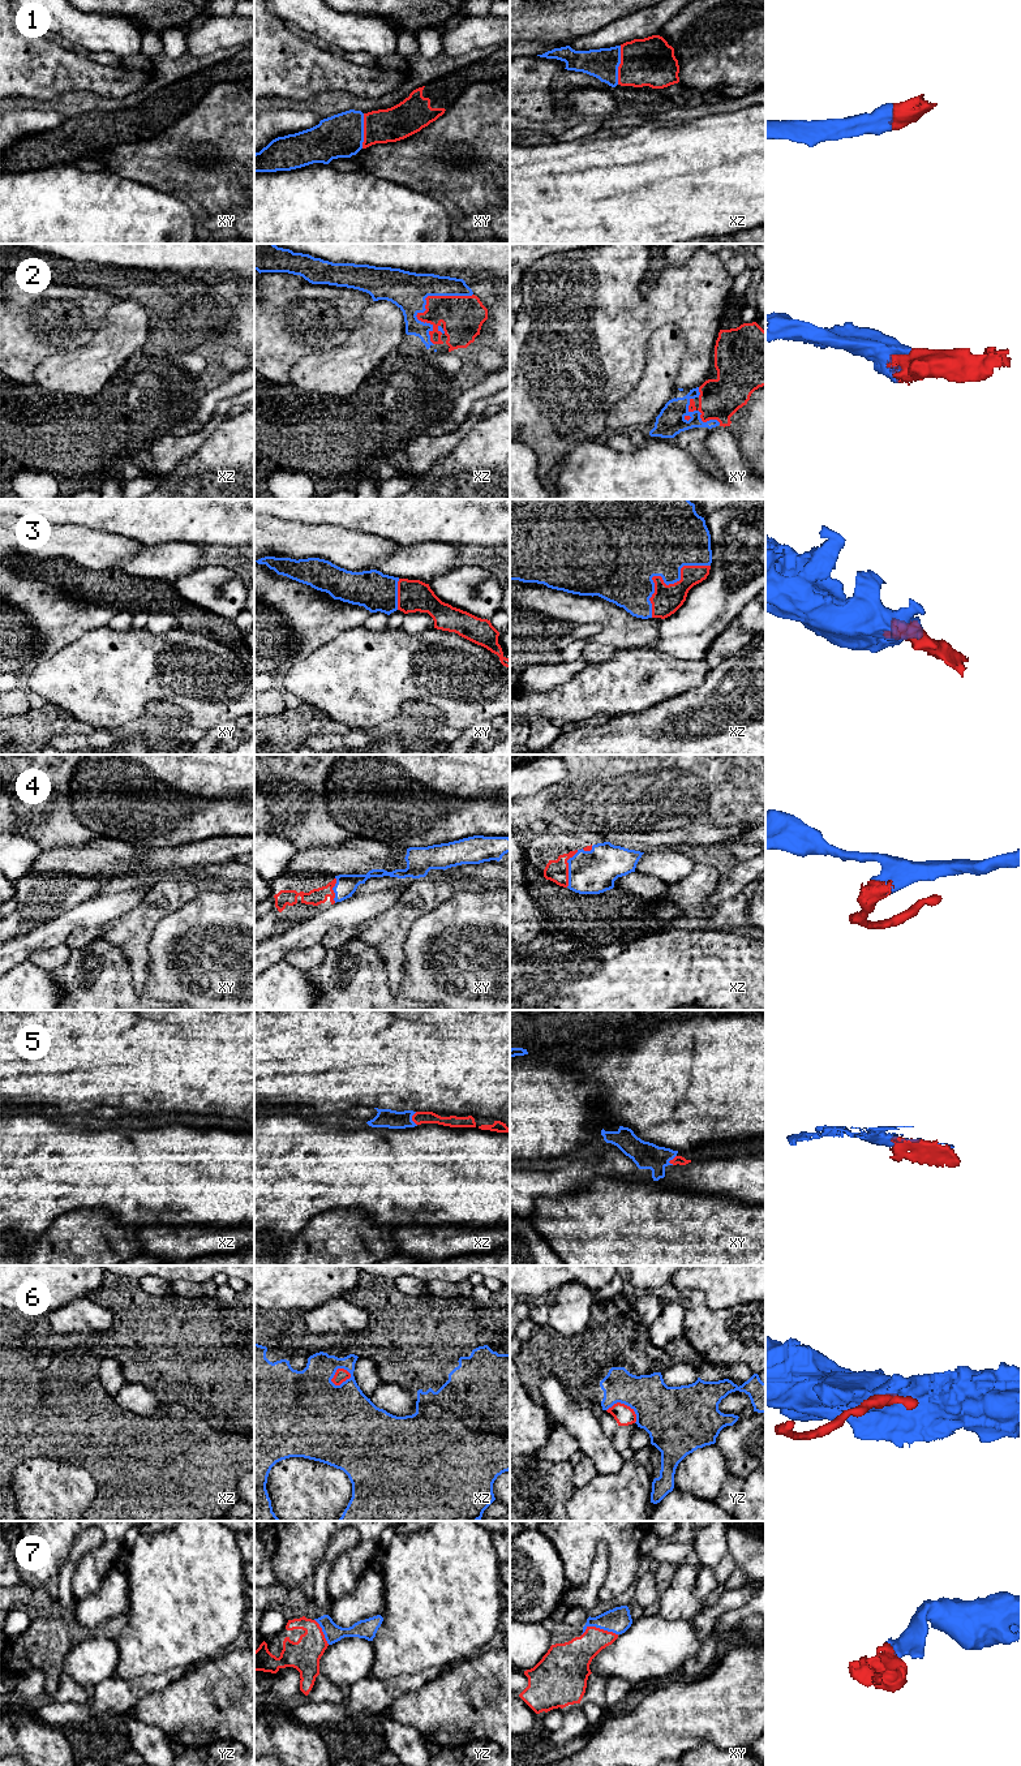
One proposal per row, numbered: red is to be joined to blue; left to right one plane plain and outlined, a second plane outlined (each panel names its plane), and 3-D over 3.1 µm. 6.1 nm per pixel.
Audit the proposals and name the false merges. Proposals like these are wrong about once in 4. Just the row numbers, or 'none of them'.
6

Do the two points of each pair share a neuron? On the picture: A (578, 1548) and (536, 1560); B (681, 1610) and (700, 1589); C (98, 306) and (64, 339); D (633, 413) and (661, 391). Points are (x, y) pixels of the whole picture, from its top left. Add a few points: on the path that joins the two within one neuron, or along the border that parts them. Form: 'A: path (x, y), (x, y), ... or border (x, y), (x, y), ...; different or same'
A: border (543, 1534), (554, 1547), (567, 1582); different
B: border (702, 1565), (694, 1594), (703, 1602); different
C: path (90, 313), (72, 331); same
D: path (639, 407), (655, 391); same

